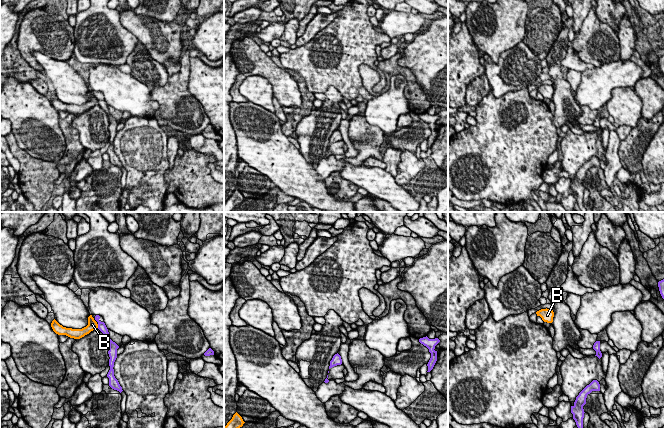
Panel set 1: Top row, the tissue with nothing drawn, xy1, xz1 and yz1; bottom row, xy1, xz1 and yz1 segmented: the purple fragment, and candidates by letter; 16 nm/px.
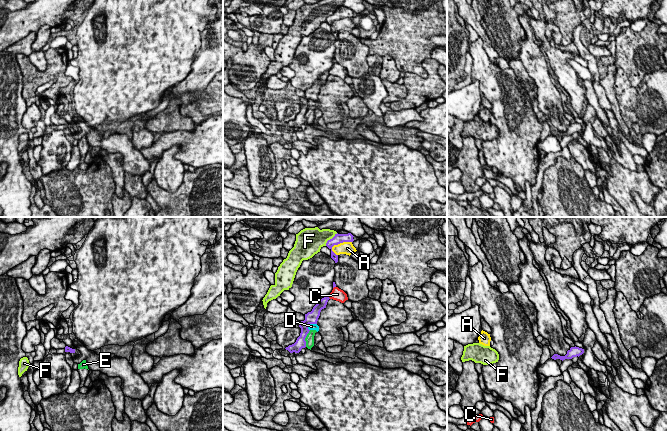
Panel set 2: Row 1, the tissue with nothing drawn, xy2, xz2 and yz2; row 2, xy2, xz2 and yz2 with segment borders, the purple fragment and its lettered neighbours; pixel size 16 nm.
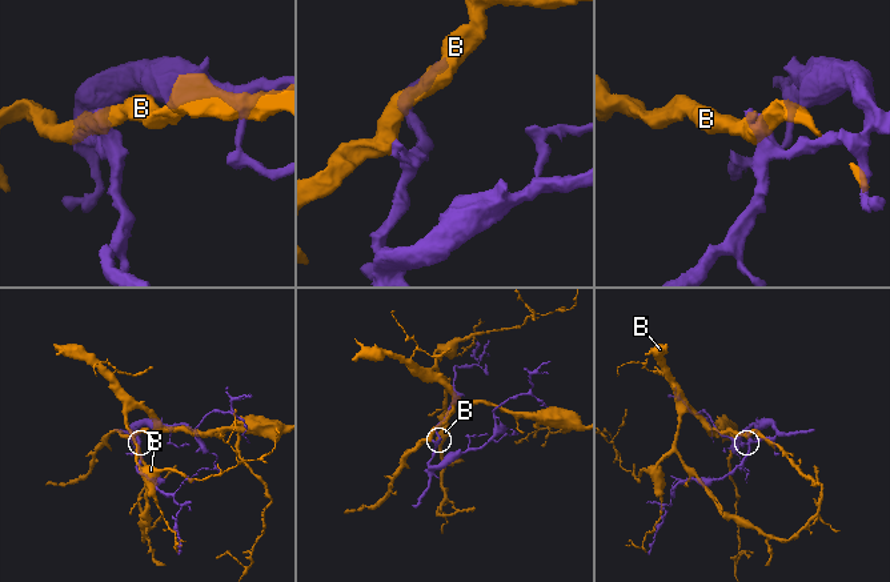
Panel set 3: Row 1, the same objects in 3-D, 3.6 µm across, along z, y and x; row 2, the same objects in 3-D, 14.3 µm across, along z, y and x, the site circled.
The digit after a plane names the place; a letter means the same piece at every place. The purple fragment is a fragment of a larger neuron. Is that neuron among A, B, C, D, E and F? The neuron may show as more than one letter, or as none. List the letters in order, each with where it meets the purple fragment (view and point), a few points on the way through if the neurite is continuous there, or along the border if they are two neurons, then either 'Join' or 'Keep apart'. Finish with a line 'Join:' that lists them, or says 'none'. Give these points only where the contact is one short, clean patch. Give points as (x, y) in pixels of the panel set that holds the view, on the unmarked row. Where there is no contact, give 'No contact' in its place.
A: Touches purple at xz2 (340, 18). Keep apart
B: Touches purple at xy1 (98, 102). Keep apart
C: Touches purple at xz2 (328, 73). Keep apart
D: Touches purple at xz2 (311, 99). Boundary: xz2 (316, 99), (311, 99), (307, 104). Keep apart
E: Touches purple at xz2 (305, 113). Boundary: xz2 (310, 106), (305, 114), (305, 122). Keep apart
F: Touches purple at xz2 (330, 15). Boundary: xz2 (337, 9), (325, 21). Keep apart
Join: none

